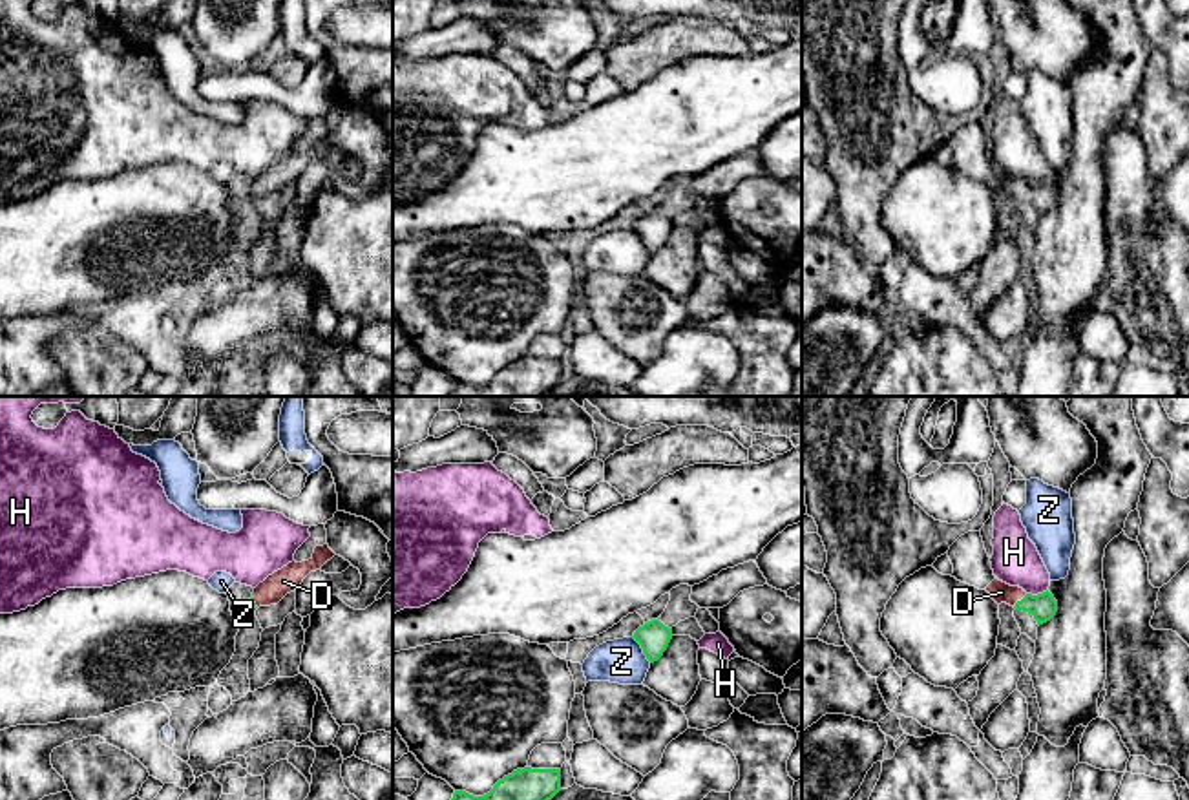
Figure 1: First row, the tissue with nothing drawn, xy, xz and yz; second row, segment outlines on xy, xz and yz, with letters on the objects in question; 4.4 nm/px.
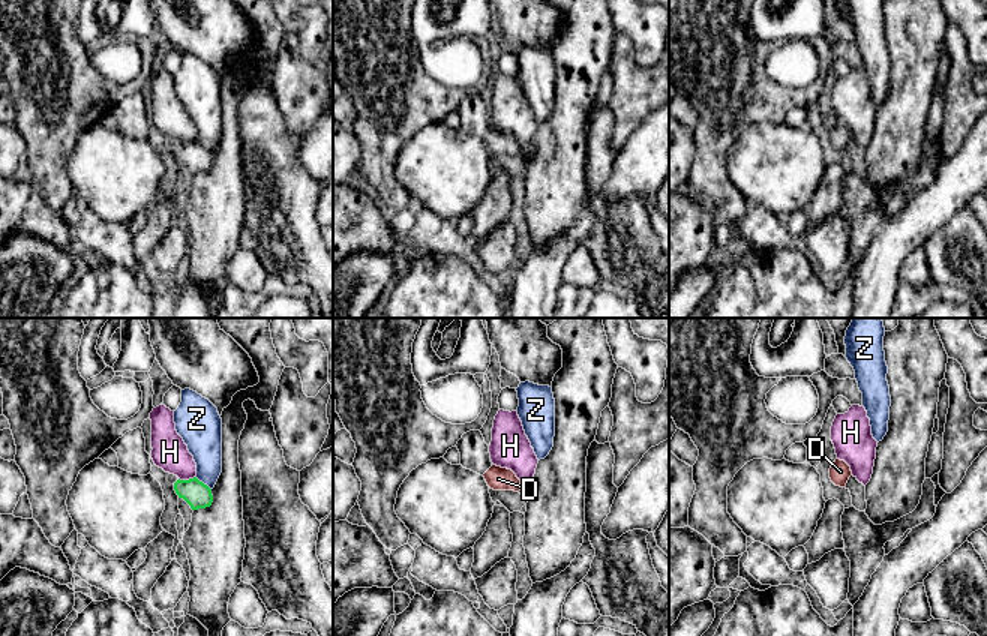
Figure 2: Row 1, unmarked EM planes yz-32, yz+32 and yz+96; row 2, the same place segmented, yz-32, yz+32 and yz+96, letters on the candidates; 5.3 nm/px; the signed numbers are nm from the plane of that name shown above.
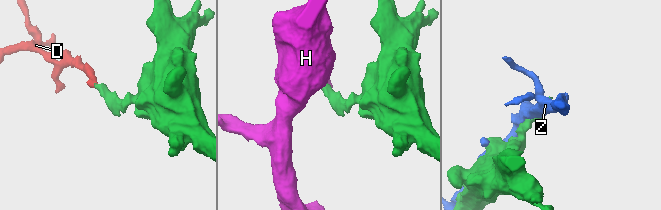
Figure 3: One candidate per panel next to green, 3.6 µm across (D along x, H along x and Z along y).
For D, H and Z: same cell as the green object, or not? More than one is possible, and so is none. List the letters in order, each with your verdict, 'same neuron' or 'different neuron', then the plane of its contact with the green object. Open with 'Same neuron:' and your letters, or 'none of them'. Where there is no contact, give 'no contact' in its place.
Same neuron: D
D: same neuron | yz
H: different neuron | yz
Z: different neuron | xz

